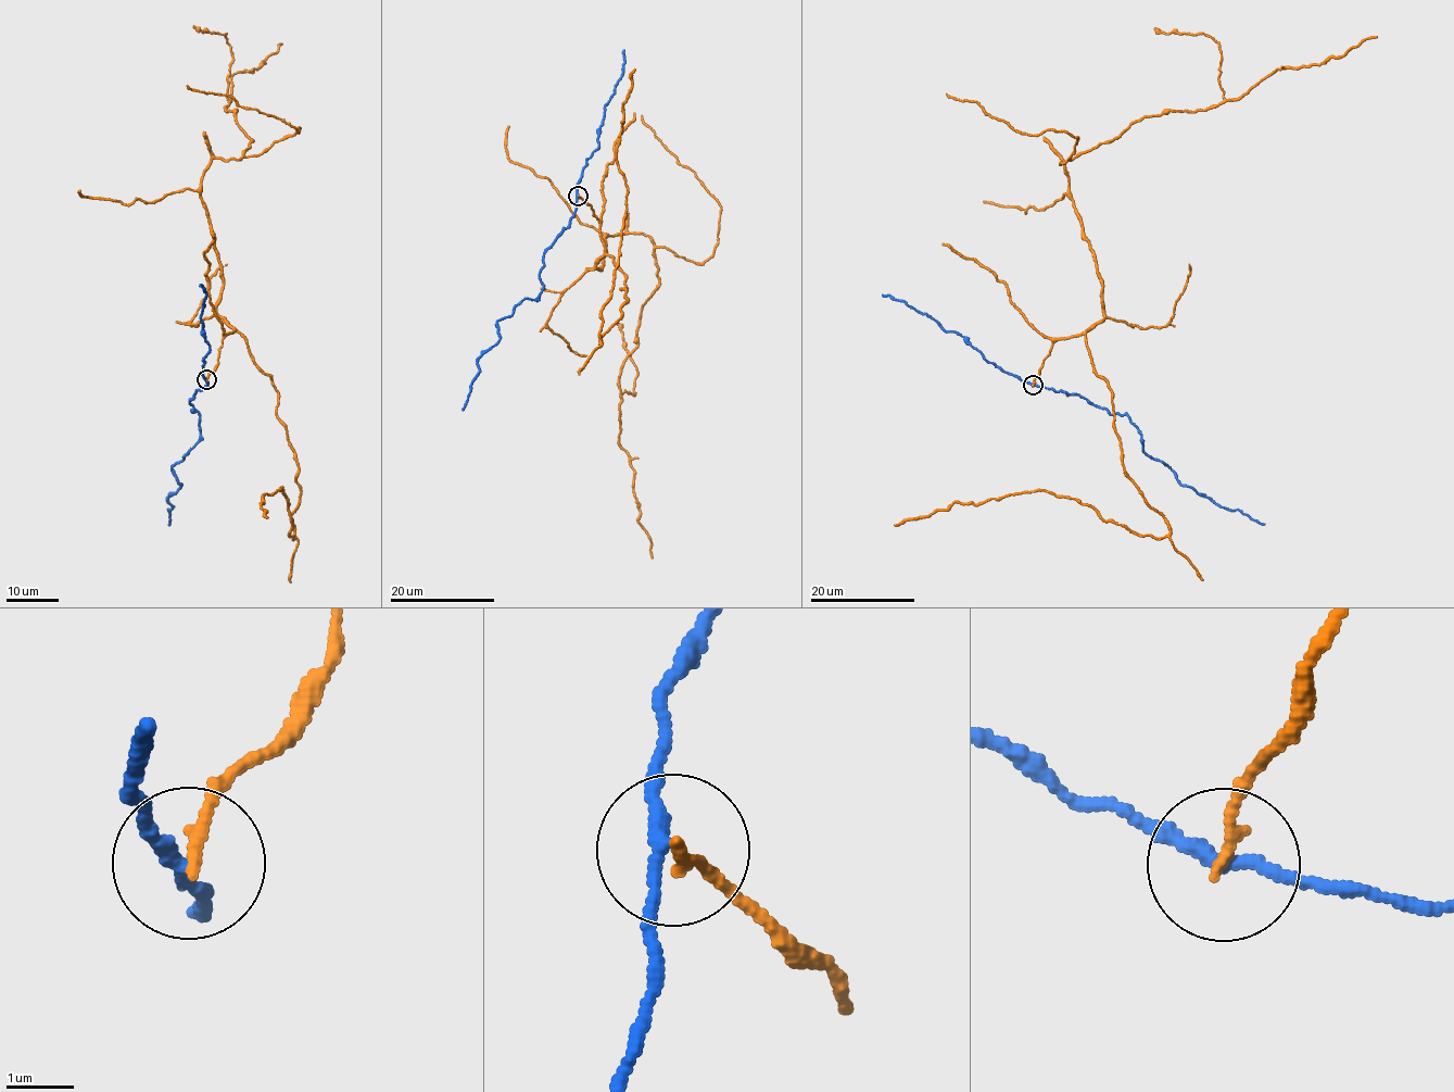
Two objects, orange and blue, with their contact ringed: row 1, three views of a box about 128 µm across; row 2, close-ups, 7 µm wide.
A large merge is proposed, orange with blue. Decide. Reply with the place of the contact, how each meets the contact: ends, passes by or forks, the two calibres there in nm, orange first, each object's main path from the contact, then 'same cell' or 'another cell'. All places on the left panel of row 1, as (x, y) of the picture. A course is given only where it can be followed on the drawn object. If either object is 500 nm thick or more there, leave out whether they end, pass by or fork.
at (206, 379); orange ends there; blue passes by; 180 nm thick on the orange side, 190 nm on the other; orange runs (206, 380), (235, 330), (216, 311), (203, 172), (253, 141), (225, 108), (232, 75), (282, 44); blue runs (206, 380), (189, 403), (197, 412), (200, 439), (172, 466), (181, 485), (167, 499), (173, 506), (168, 525); another cell

